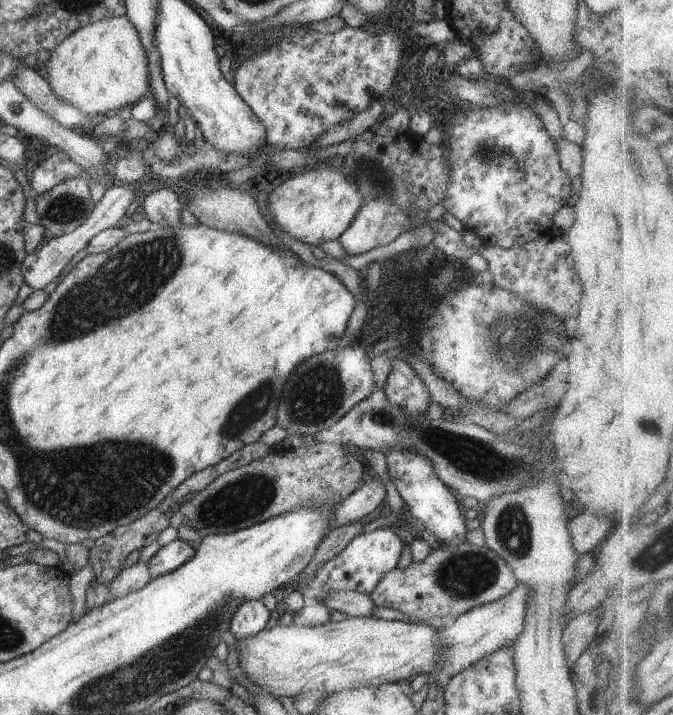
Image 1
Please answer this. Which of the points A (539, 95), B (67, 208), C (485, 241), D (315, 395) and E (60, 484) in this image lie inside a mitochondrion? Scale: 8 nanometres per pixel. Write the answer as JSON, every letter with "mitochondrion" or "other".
{"A":"other","B":"mitochondrion","C":"other","D":"mitochondrion","E":"mitochondrion"}

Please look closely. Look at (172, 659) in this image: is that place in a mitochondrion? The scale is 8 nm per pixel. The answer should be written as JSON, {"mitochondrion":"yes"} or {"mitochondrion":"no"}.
{"mitochondrion":"yes"}

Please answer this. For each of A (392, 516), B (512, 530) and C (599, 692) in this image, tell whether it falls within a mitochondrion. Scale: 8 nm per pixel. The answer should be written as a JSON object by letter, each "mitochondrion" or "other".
{"A":"other","B":"mitochondrion","C":"mitochondrion"}

